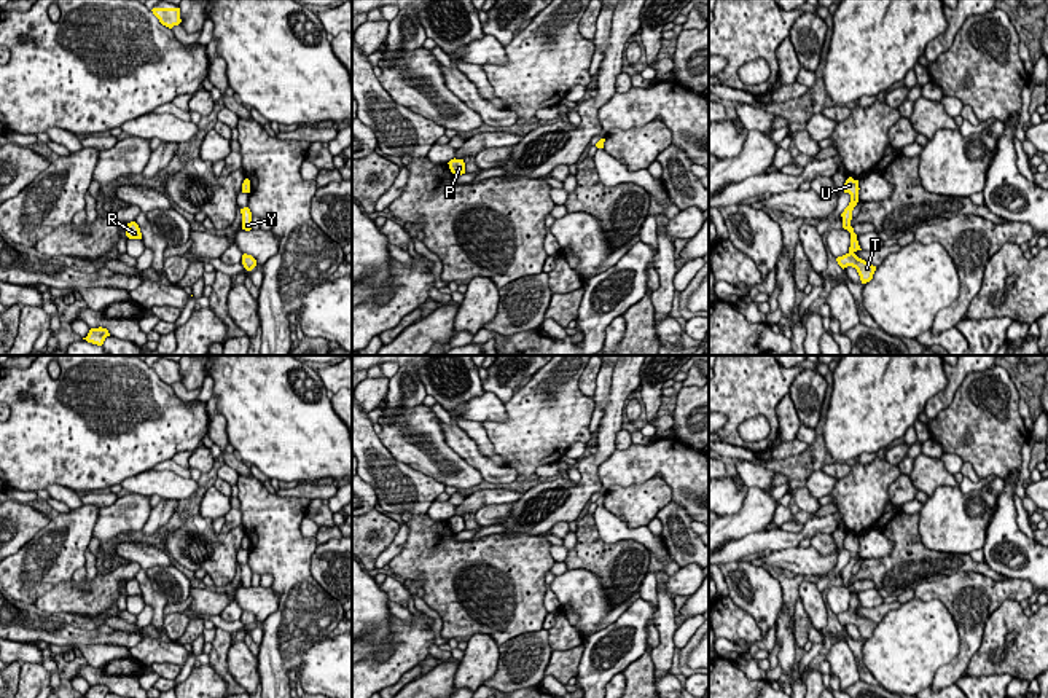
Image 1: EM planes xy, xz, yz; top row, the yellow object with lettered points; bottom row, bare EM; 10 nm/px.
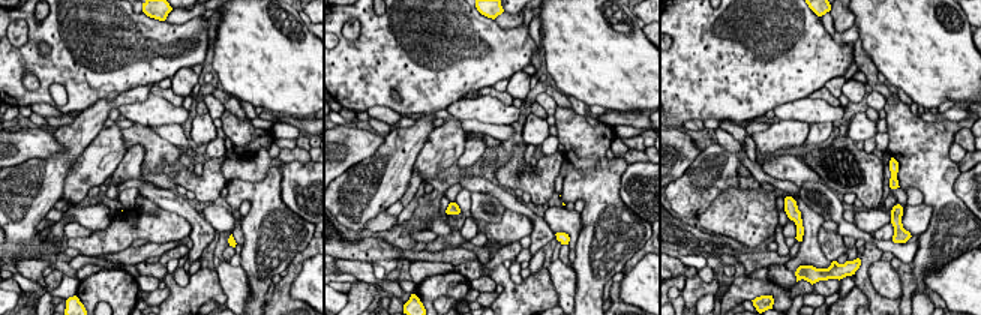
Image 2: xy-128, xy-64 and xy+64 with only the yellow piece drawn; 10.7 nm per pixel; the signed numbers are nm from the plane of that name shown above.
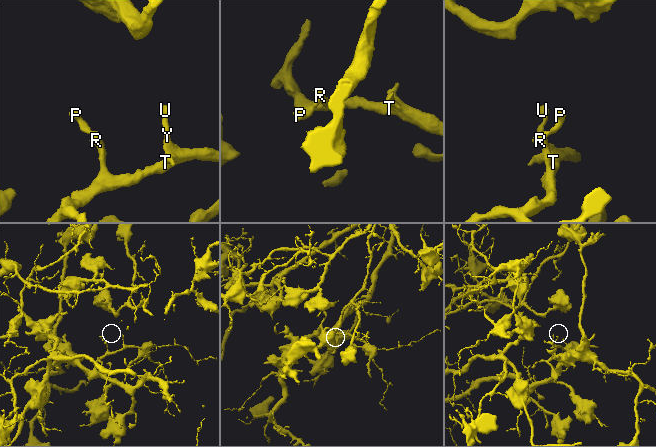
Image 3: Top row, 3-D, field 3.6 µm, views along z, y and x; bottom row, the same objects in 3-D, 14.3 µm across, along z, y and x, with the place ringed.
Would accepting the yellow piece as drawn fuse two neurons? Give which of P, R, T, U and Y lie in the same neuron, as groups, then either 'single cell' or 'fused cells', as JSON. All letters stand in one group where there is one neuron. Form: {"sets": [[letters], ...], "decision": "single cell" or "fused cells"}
{"sets": [["P", "R", "T", "U", "Y"]], "decision": "single cell"}

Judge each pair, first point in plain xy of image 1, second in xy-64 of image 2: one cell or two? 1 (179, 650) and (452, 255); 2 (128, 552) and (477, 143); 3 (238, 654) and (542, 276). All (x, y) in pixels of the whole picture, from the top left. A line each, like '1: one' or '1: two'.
1: two
2: two
3: two

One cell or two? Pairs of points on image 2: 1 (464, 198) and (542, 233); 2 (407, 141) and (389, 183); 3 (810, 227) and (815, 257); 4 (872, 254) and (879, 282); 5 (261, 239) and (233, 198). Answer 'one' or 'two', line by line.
1: two
2: one
3: one
4: two
5: one

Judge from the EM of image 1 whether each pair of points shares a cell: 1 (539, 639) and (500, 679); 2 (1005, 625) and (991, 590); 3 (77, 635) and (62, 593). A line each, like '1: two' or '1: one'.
1: one
2: two
3: two

